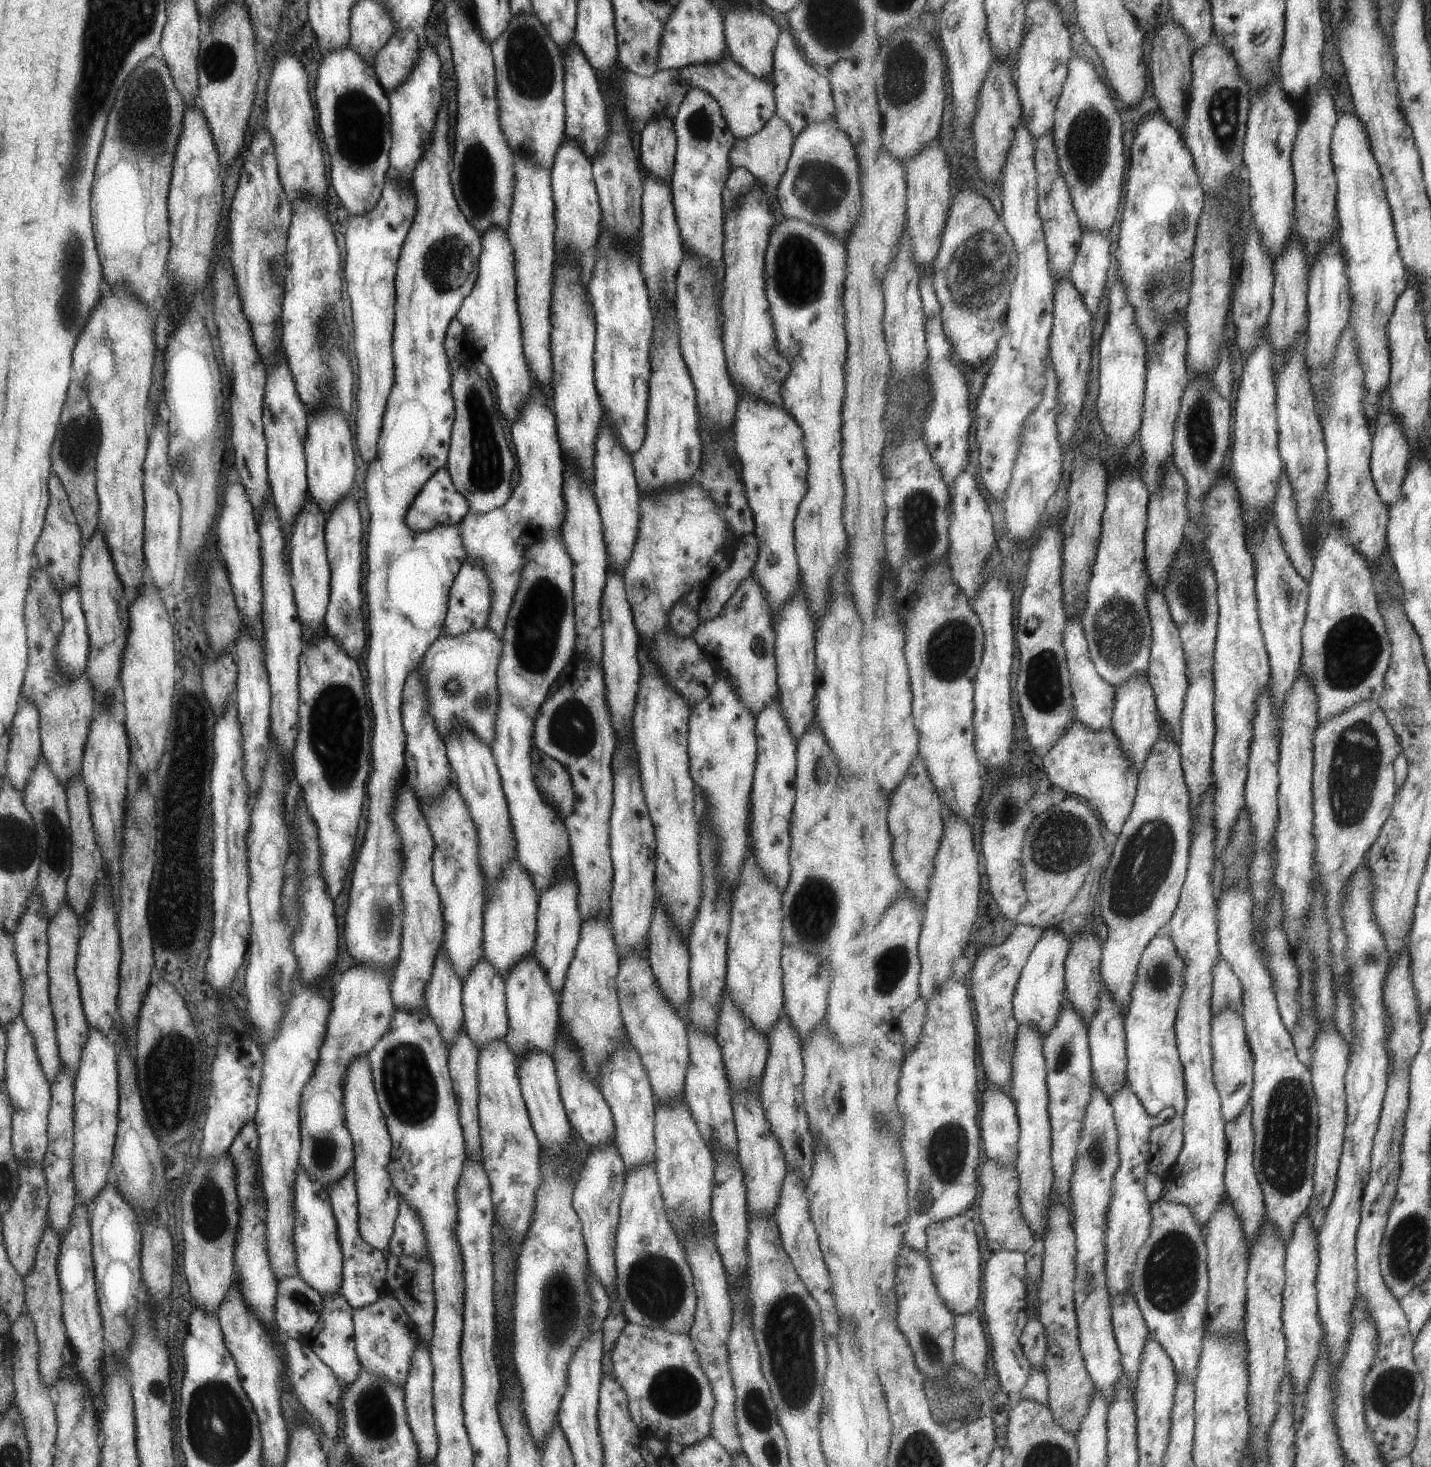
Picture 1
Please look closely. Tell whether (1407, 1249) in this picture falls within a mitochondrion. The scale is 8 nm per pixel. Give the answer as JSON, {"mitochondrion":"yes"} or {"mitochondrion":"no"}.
{"mitochondrion":"yes"}

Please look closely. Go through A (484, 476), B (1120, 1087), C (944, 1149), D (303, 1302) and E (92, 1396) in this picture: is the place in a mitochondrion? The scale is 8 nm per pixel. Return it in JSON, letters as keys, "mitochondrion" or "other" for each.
{"A":"mitochondrion","B":"other","C":"mitochondrion","D":"mitochondrion","E":"other"}

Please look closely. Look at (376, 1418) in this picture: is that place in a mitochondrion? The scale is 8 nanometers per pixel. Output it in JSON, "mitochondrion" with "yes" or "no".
{"mitochondrion":"yes"}

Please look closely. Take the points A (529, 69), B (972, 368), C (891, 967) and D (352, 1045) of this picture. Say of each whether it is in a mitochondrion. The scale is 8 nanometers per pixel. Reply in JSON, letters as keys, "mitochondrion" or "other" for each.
{"A":"mitochondrion","B":"other","C":"mitochondrion","D":"other"}

